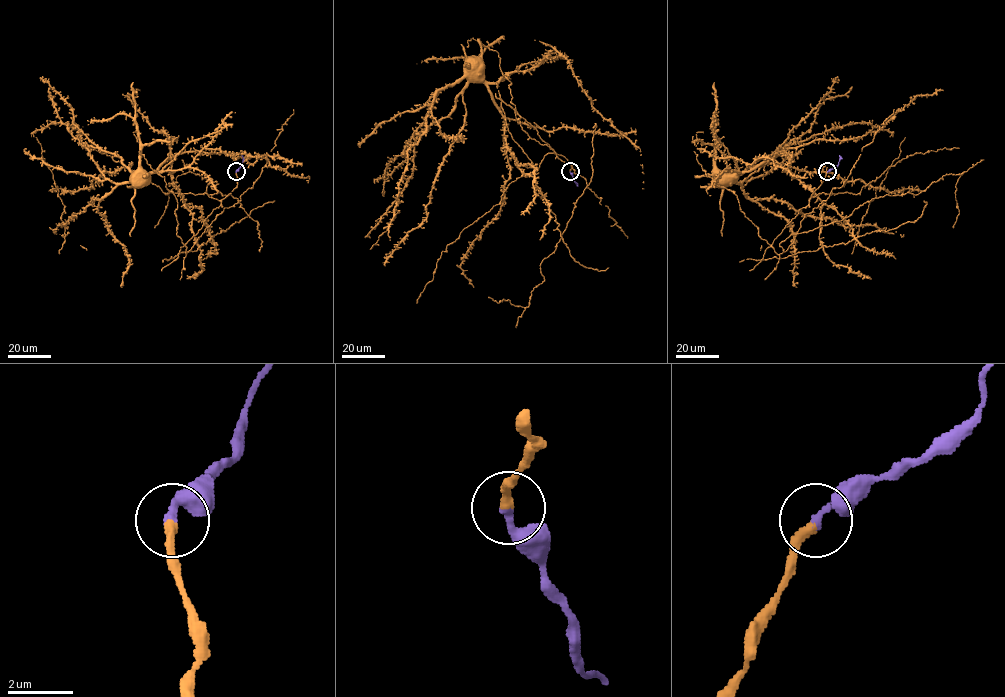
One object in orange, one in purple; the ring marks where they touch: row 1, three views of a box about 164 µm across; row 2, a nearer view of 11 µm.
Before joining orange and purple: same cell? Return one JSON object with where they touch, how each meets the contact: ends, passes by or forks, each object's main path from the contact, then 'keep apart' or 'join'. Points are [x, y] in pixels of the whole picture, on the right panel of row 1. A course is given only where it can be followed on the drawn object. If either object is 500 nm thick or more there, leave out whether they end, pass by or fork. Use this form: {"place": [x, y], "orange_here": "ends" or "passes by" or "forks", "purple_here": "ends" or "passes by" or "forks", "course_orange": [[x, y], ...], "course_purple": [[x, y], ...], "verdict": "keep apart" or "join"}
{"place": [827, 171], "orange_here": "ends", "purple_here": "ends", "course_orange": [[828, 171], [809, 203], [758, 263], [821, 247], [821, 199], [773, 159], [747, 171], [718, 173], [715, 179]], "course_purple": [[828, 171], [838, 164], [839, 155]], "verdict": "join"}

